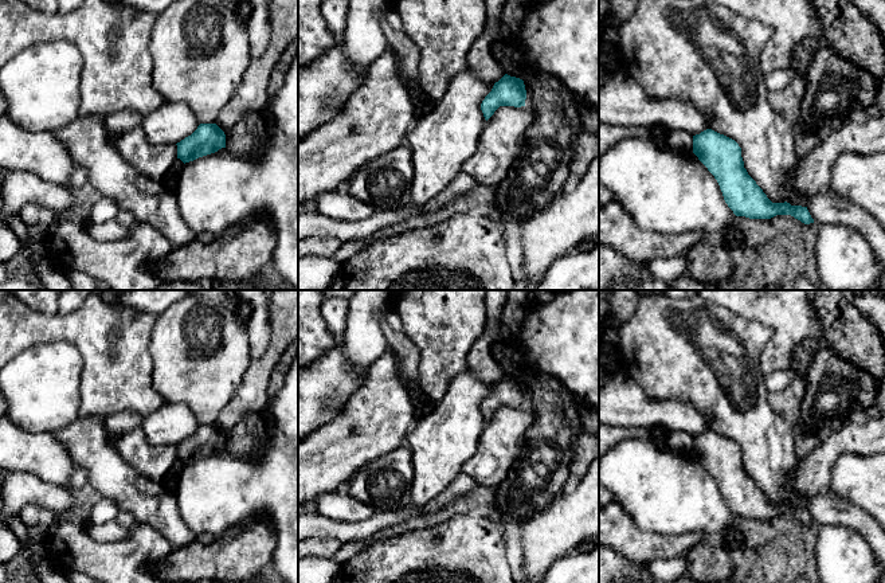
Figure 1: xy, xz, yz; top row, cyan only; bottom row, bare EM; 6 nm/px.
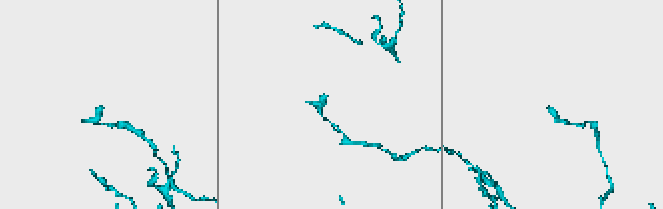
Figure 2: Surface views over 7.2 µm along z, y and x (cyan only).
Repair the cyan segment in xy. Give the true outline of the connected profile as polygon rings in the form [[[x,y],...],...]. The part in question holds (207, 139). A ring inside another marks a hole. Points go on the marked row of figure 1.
[[[200,124],[177,145],[177,159],[184,164],[226,148],[226,134],[216,124]]]

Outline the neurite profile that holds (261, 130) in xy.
[[[252,124],[254,152],[262,154],[266,149],[270,136],[270,126],[266,124]]]

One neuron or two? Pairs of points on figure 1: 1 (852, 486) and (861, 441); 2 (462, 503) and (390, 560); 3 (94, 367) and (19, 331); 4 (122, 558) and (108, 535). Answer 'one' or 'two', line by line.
1: two
2: two
3: one
4: two

